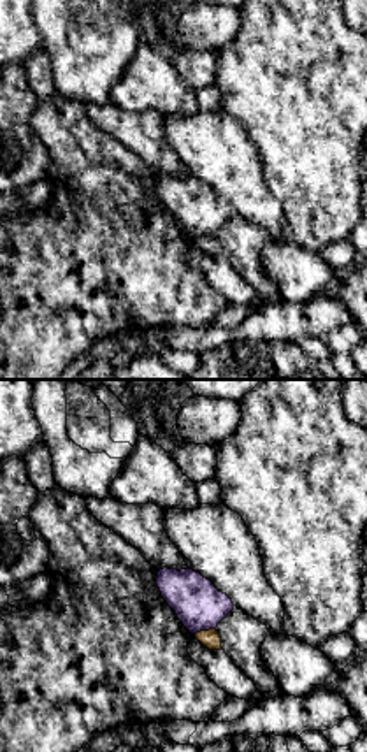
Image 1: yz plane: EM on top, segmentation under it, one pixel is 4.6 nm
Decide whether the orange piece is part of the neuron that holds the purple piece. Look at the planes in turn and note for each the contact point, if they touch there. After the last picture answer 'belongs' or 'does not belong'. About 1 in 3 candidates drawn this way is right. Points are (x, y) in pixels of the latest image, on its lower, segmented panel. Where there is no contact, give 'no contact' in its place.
(204, 629)

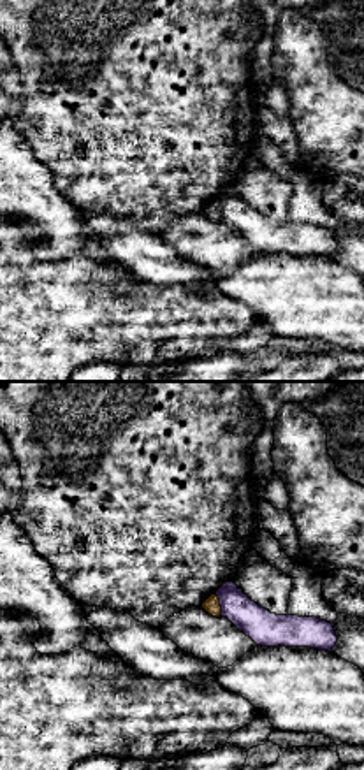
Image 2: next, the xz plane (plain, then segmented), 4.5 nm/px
(220, 603)

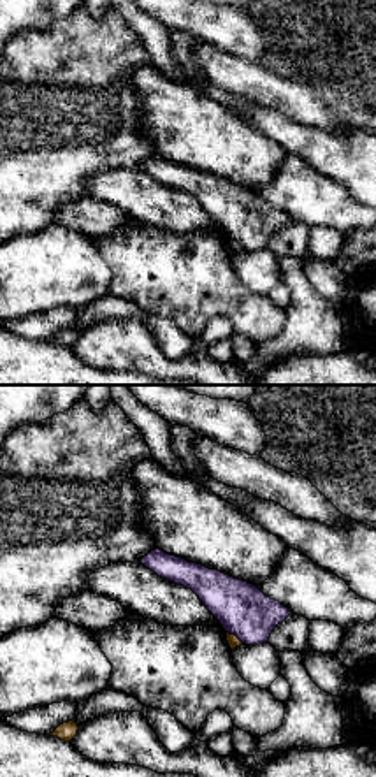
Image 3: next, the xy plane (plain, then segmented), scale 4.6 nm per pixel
(236, 635)

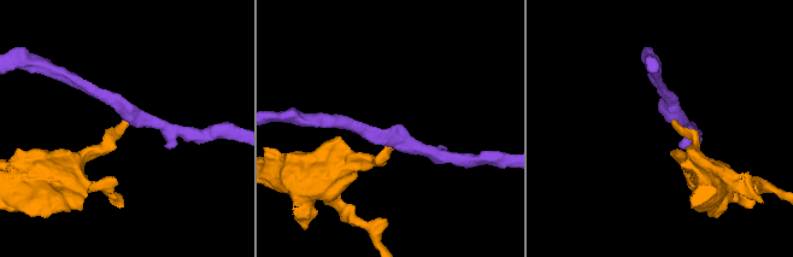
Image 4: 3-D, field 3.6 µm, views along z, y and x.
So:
does not belong

